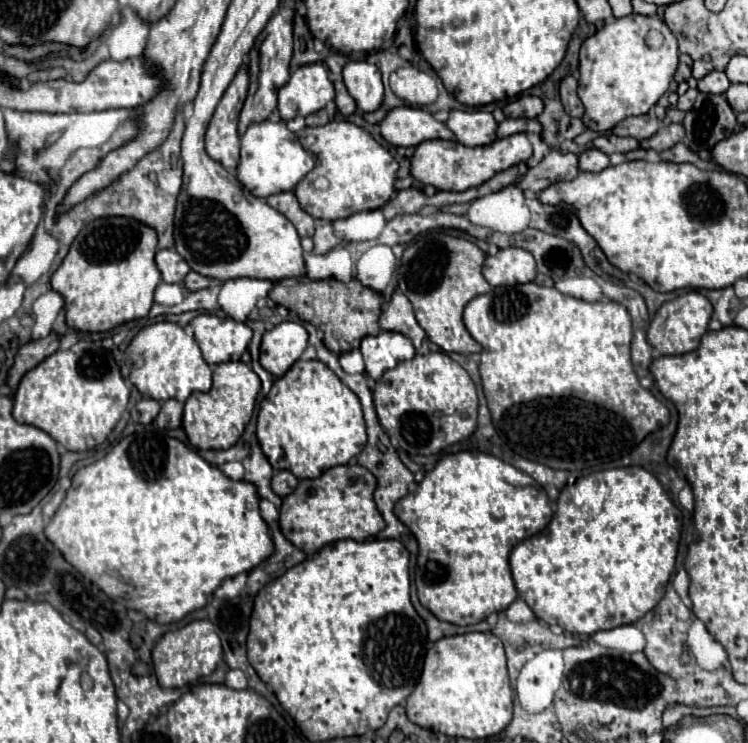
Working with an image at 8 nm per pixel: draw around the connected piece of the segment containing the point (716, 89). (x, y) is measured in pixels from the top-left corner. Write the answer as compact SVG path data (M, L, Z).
M711 72L703 80L699 80L697 88L701 92L707 92L707 94L725 94L729 86L731 86L731 82L729 82L725 72Z

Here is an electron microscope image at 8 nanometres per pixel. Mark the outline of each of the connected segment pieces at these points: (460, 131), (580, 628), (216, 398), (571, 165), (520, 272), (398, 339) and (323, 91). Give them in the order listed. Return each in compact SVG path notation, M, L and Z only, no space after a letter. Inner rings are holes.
M453 110L447 120L447 128L455 134L455 140L459 144L469 146L481 146L481 144L493 144L497 122L491 112L485 110Z
M627 466L627 468L613 468L613 470L601 470L601 472L593 472L589 476L579 478L573 486L565 486L561 490L561 496L557 500L557 512L553 514L551 522L547 528L543 528L539 534L523 540L521 544L517 544L511 550L509 556L509 564L511 564L511 574L513 574L513 582L515 588L519 592L519 598L523 598L529 608L535 612L535 616L539 620L543 620L549 626L561 626L565 632L571 634L595 634L599 630L611 630L623 624L633 624L637 622L641 616L645 616L649 610L653 610L659 600L665 594L665 588L669 584L669 578L673 574L675 568L675 556L677 556L677 544L679 544L679 536L681 536L681 520L679 520L681 512L673 506L673 502L669 500L669 496L663 492L663 486L659 484L659 480L645 472L645 470L637 470L635 466Z
M223 362L213 370L213 388L209 392L193 392L183 410L183 428L189 442L199 450L231 448L245 430L255 410L255 400L261 390L259 376L243 362Z
M551 150L535 168L531 168L521 180L519 180L519 188L523 190L533 190L533 192L541 192L545 190L547 186L555 184L555 182L561 182L561 180L573 180L575 176L579 174L579 154L575 152L567 152L563 154L561 150Z
M505 248L495 256L487 256L483 276L491 286L513 286L535 278L535 260L523 248Z
M379 332L361 342L361 354L365 358L367 376L379 380L385 370L395 368L403 360L411 360L415 356L415 346L399 332Z
M313 62L299 66L287 84L279 90L279 114L281 120L291 120L297 114L309 116L317 110L325 108L329 100L335 98L333 82L329 80L329 70L323 62ZM293 106L297 106L297 114L293 114Z

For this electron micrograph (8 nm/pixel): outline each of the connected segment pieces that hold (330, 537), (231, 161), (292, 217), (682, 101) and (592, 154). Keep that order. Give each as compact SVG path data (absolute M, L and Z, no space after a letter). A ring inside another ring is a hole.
M359 464L335 466L323 472L319 478L299 480L297 488L283 498L279 510L281 532L291 544L295 544L307 556L319 552L325 544L337 540L351 538L361 542L373 538L377 532L385 528L385 522L377 512L373 500L375 488L377 488L375 476Z
M243 66L229 84L229 88L225 90L205 132L207 154L225 168L237 168L239 164L241 138L237 132L237 124L239 124L239 112L247 96L247 86L249 86L247 66Z
M279 192L279 194L273 194L267 198L267 204L277 208L299 232L301 238L305 236L313 236L315 232L315 220L299 206L297 198L293 192ZM311 230L311 234L307 234Z
M689 88L683 96L679 96L679 102L677 102L677 108L679 110L689 110L689 108L693 108L693 102L695 102L695 98L699 96L699 90L693 90L693 88Z
M597 148L593 150L587 150L581 154L581 168L583 170L589 170L589 172L599 172L603 168L607 168L611 162L609 162L609 156Z

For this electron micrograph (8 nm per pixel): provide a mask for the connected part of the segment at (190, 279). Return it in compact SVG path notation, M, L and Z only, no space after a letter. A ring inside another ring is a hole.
M189 272L189 276L185 278L185 286L187 286L187 290L191 290L191 292L209 288L209 284L211 284L211 278L209 278L209 276L203 276L203 274L199 274L199 272Z

